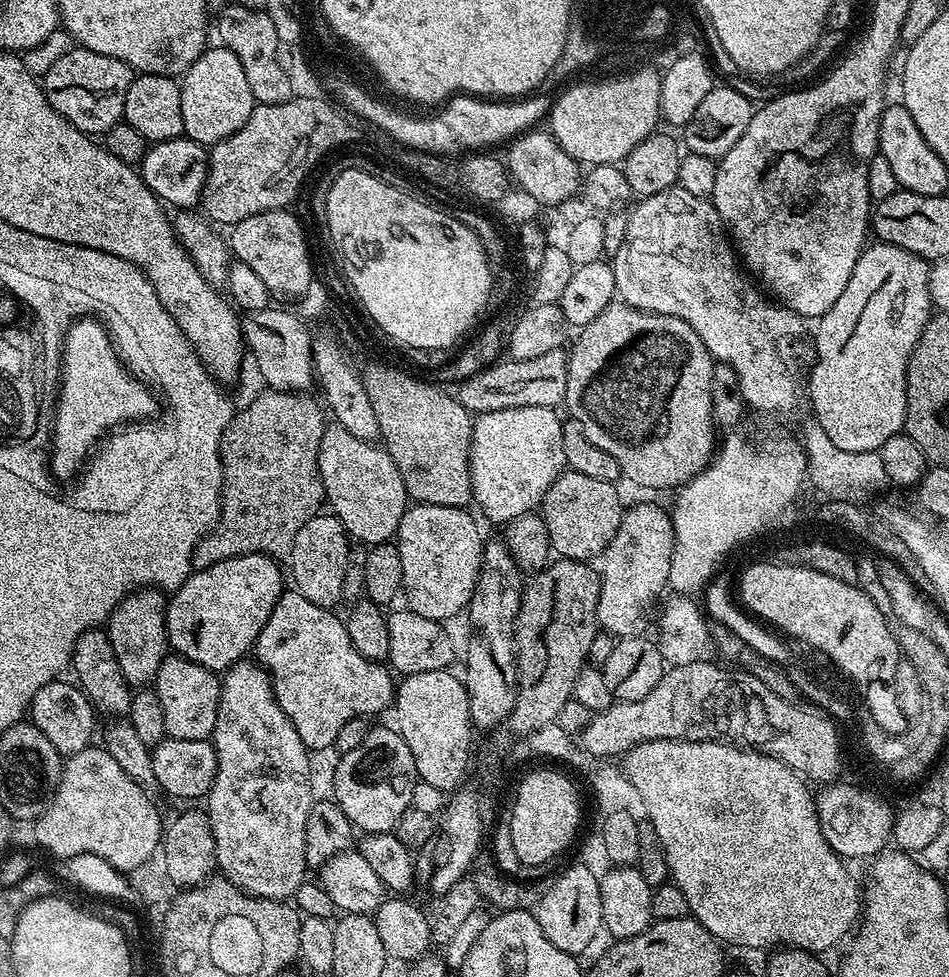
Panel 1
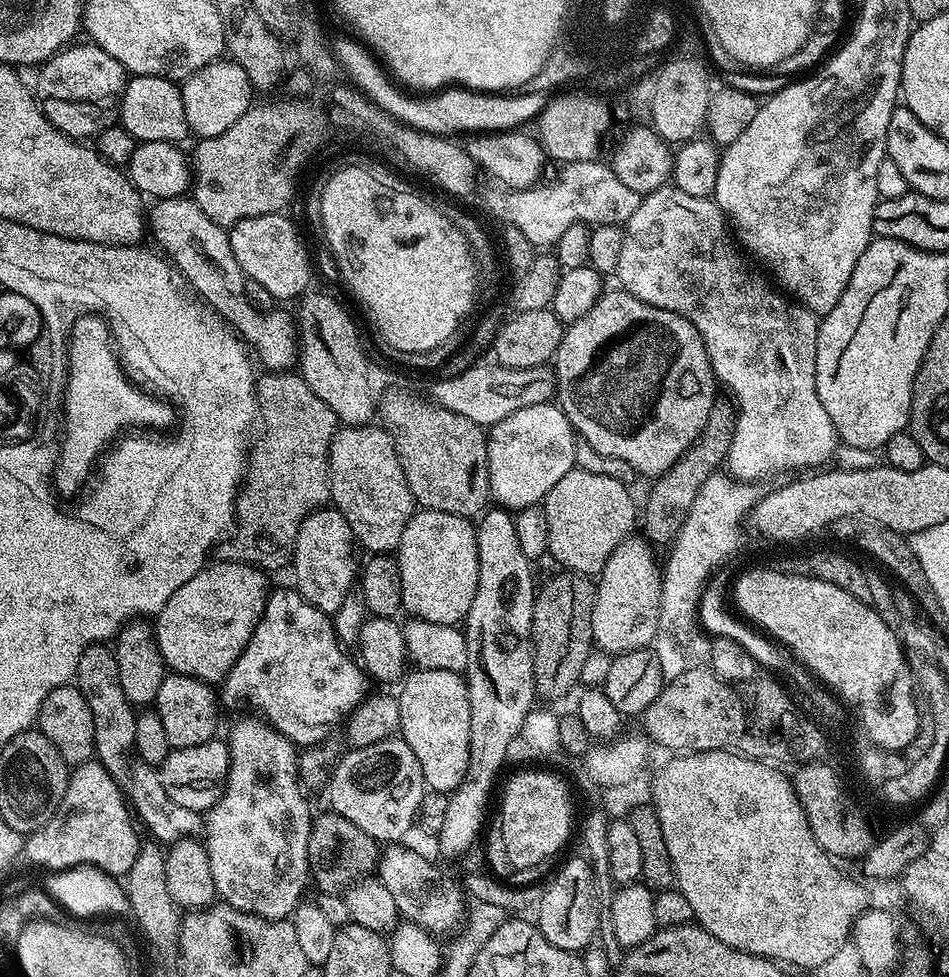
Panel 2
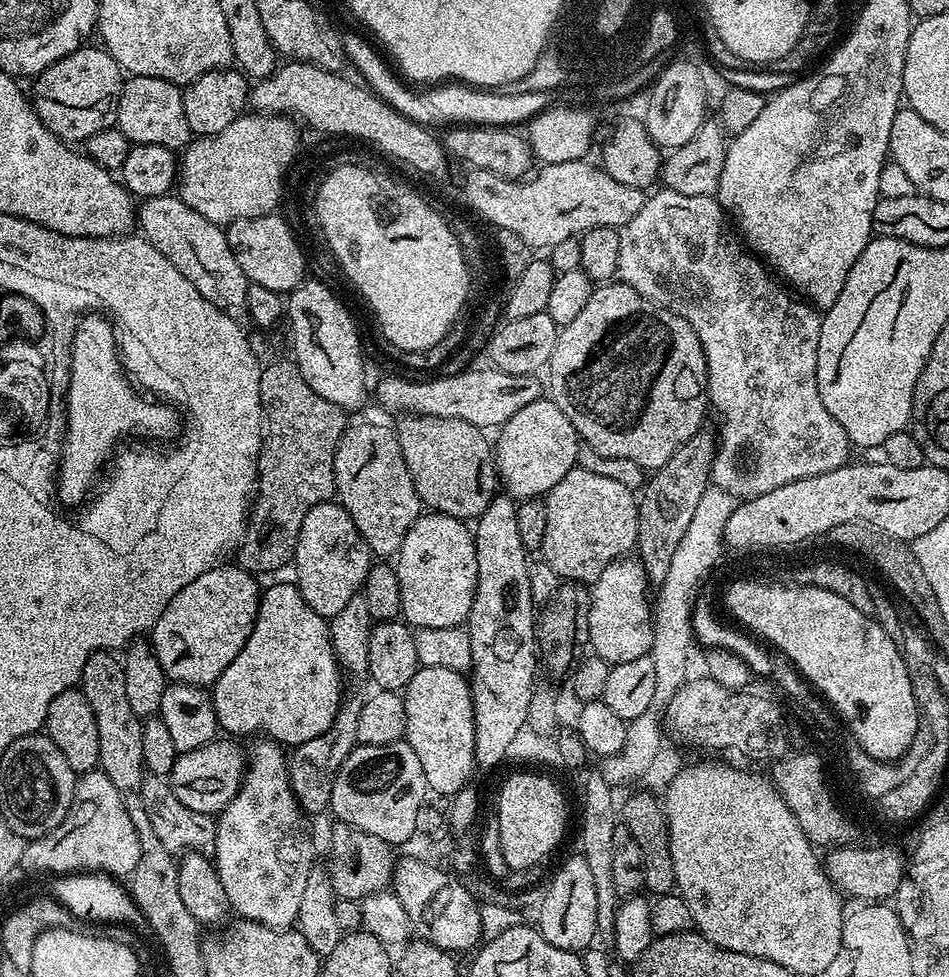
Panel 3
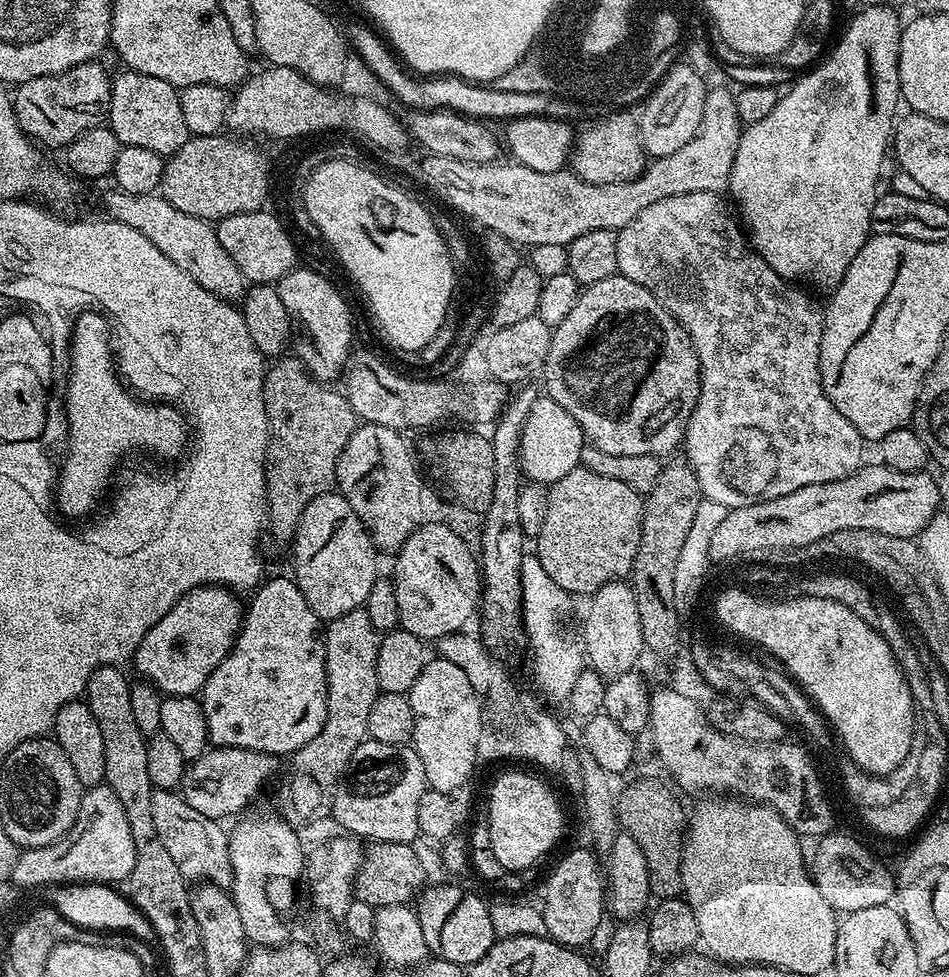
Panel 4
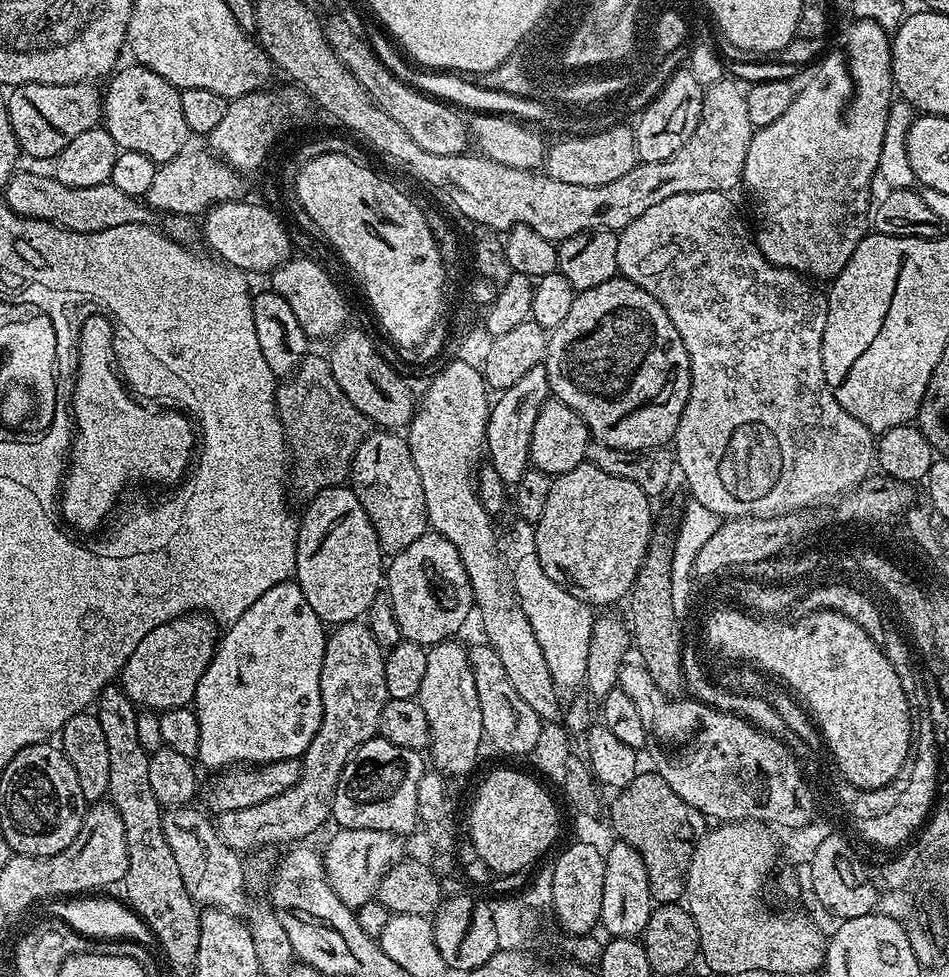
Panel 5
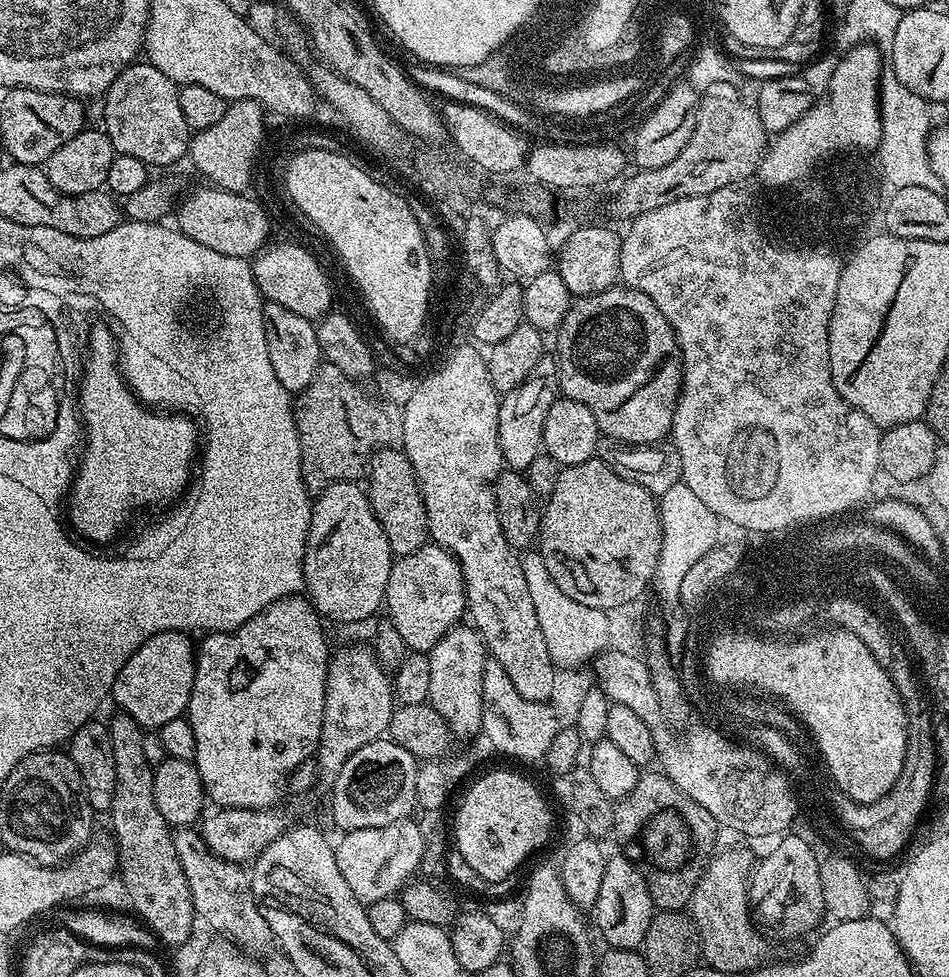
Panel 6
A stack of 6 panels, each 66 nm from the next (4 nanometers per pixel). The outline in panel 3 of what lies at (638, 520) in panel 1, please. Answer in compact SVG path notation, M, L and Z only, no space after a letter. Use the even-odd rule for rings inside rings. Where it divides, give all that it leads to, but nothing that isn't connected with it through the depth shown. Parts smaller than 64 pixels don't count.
M617 558L602 570L597 580L591 581L590 599L588 601L588 639L592 644L591 651L601 656L608 665L632 662L634 658L649 655L652 650L652 634L654 631L654 604L648 601L650 581L643 562L639 558Z

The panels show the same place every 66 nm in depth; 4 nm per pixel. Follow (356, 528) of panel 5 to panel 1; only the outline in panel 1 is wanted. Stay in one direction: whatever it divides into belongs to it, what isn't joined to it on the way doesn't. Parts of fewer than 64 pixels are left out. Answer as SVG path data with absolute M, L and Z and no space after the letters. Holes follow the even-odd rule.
M317 514L311 516L302 526L302 530L298 530L298 534L294 538L294 546L290 563L292 563L292 576L290 572L290 580L294 583L295 591L302 594L302 598L306 598L306 602L314 602L314 606L322 606L323 608L335 609L336 603L344 600L344 579L346 578L346 566L348 565L348 550L350 547L350 537L342 522L333 514Z

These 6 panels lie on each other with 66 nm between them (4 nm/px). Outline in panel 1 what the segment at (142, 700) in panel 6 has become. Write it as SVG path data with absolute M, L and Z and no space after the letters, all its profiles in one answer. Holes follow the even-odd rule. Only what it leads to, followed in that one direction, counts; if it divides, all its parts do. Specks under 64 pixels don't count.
M251 552L245 556L226 558L226 562L214 562L214 566L209 568L195 569L184 585L171 593L164 610L169 649L175 655L198 662L198 666L217 674L227 672L237 661L245 659L253 651L262 626L266 626L270 610L274 610L278 598L286 591L285 573L283 576L276 564L279 563L263 552Z

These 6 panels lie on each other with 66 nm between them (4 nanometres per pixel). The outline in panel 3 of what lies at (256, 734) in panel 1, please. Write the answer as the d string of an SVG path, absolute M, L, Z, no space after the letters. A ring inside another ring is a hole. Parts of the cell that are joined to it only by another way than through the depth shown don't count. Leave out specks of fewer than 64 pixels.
M256 738L252 742L246 748L246 767L240 789L215 817L214 863L222 890L226 890L229 909L236 912L239 919L253 920L267 928L288 930L296 924L302 906L302 894L306 894L306 878L310 878L314 870L312 844L308 841L308 828L304 825L305 813L288 780L289 757L285 749L267 738Z

